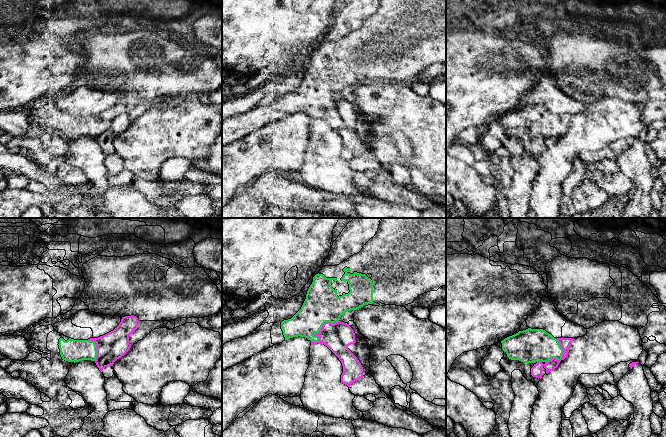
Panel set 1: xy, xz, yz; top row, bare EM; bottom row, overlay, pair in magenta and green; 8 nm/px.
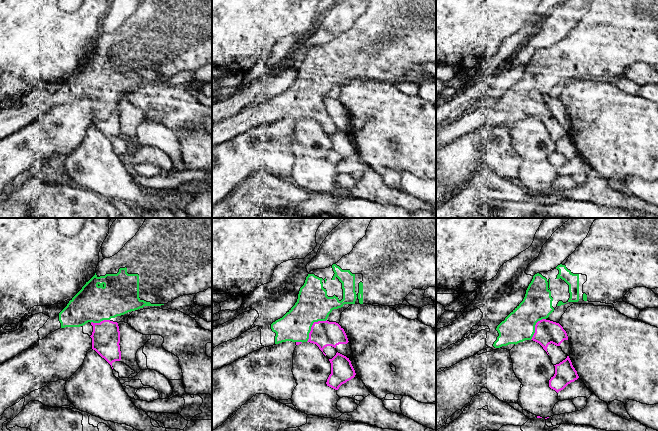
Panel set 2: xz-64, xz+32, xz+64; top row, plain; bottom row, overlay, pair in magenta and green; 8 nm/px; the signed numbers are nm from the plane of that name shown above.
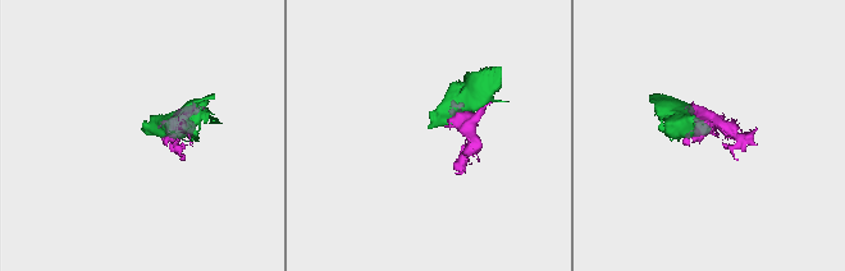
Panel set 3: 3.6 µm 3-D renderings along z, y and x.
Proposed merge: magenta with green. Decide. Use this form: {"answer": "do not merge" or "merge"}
{"answer": "merge"}

